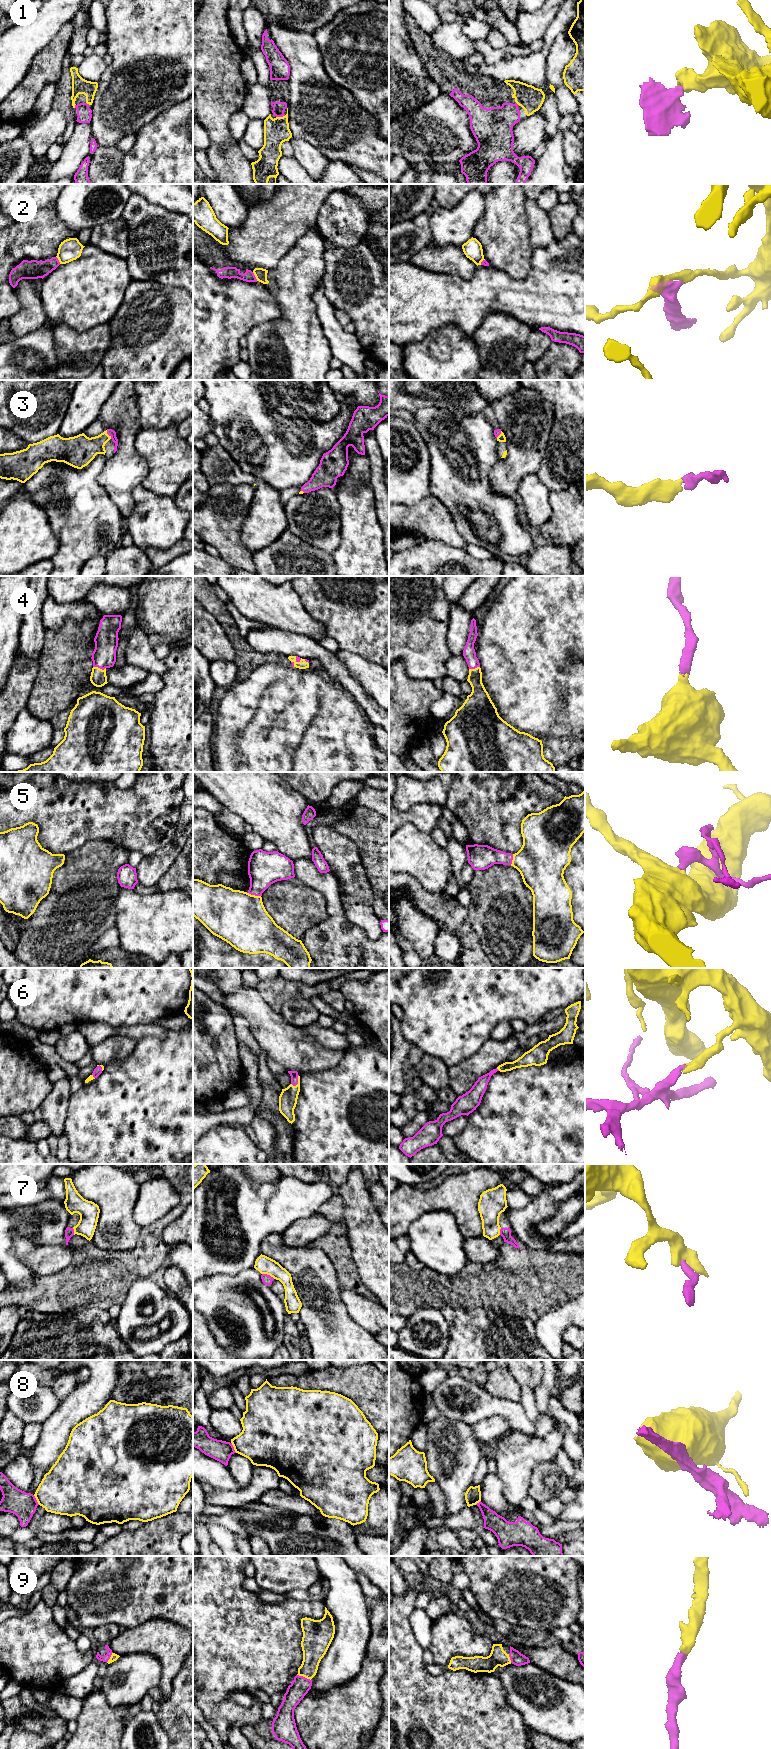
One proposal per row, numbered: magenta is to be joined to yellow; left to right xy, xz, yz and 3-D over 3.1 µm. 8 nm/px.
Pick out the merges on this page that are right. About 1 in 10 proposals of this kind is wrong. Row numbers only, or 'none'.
1, 3, 4, 5, 6, 9

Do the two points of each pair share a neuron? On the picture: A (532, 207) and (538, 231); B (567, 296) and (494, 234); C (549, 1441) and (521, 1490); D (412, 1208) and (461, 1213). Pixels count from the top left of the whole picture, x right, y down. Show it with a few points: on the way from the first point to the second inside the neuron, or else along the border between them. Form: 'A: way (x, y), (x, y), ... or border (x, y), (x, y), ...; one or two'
A: way (535, 213), (538, 218), (538, 225); one
B: border (533, 248), (529, 273), (523, 278), (512, 278); two
C: way (537, 1453), (521, 1469), (521, 1478); one
D: way (424, 1202), (449, 1202); one

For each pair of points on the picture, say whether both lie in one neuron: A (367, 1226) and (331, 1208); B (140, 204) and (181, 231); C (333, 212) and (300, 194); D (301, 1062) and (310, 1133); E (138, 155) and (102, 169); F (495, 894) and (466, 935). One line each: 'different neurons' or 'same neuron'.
A: different neurons
B: same neuron
C: different neurons
D: different neurons
E: different neurons
F: different neurons

